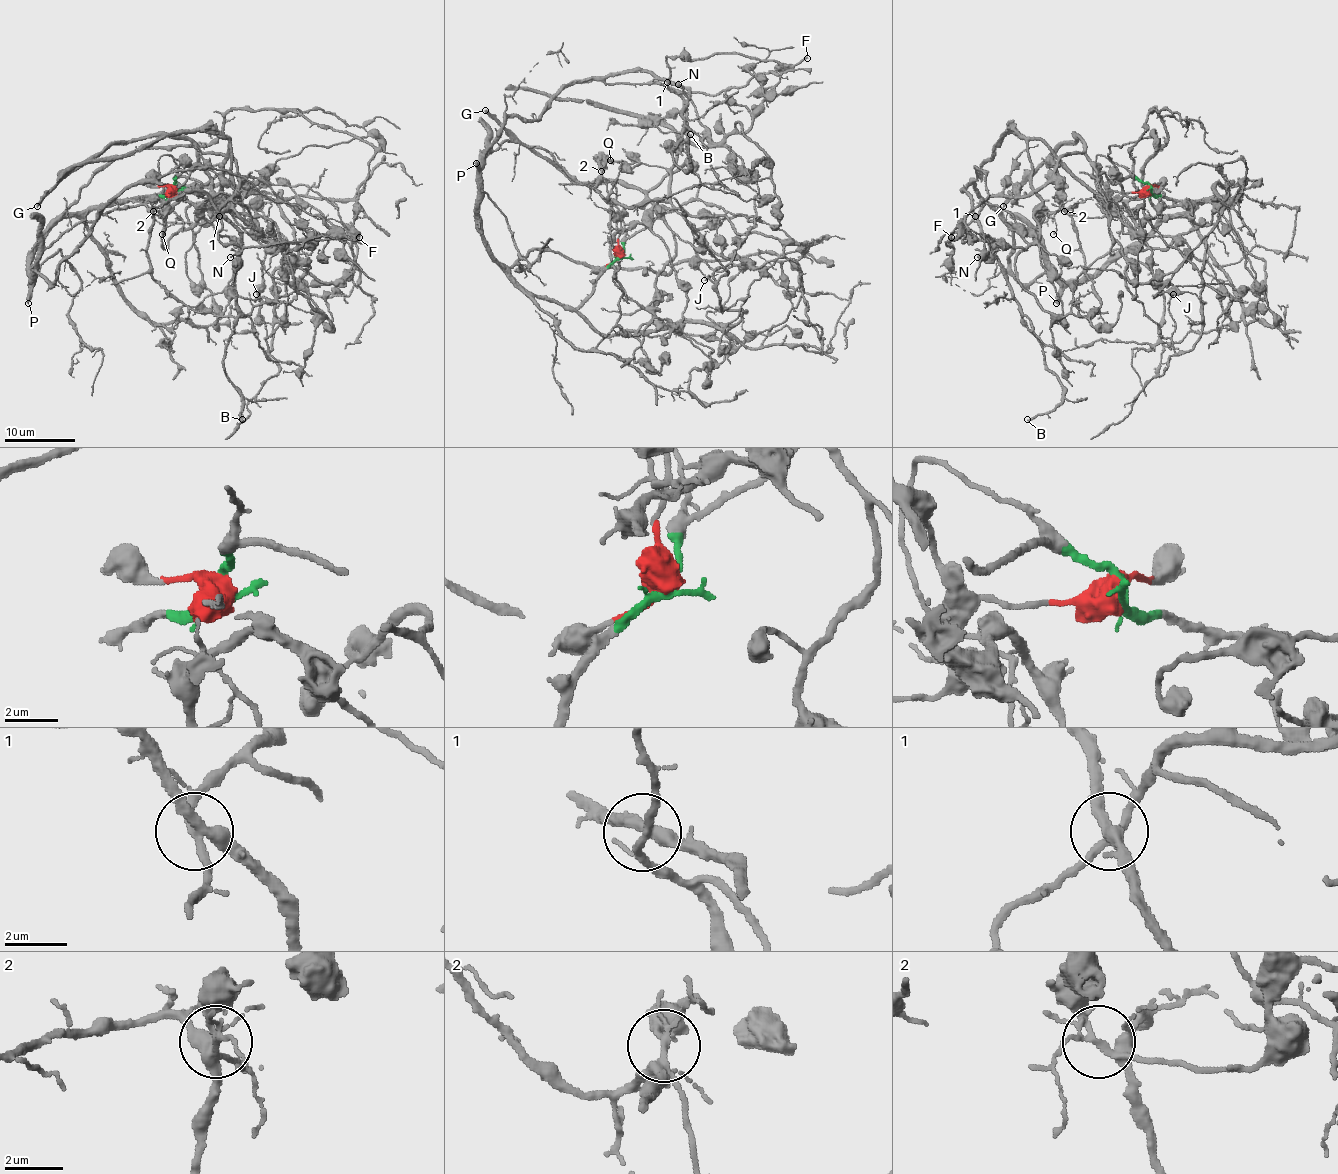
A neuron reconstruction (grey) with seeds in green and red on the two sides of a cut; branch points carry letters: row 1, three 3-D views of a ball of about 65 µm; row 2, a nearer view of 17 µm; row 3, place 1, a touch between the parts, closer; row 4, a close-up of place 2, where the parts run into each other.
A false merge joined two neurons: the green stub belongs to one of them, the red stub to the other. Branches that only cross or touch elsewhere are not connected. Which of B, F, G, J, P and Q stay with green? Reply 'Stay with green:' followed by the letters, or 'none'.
Stay with green: B, J, P, Q

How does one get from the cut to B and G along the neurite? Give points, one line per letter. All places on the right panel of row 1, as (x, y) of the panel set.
B: (1150, 189), (1201, 199), (1093, 275), (1028, 284), (1009, 264), (1011, 226), (963, 187), (1062, 386), (1027, 419)
G: (1150, 189), (1115, 192), (1074, 136), (1074, 141), (1065, 141), (1004, 206)

